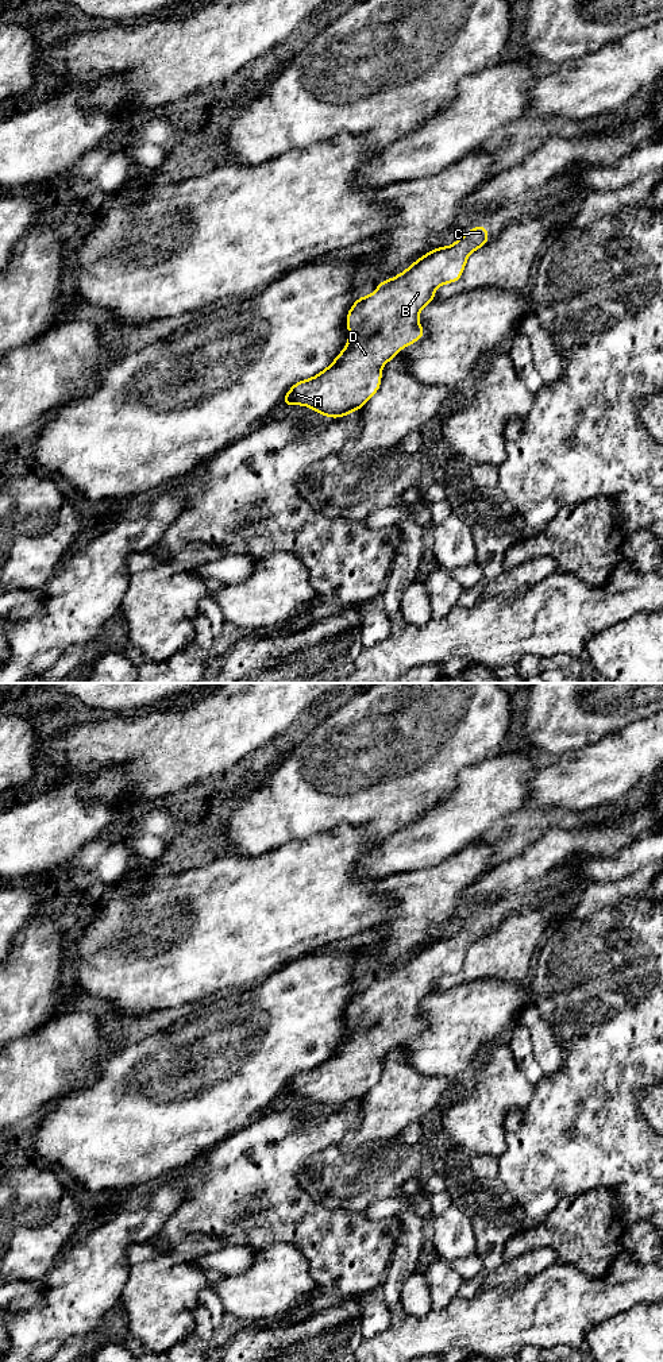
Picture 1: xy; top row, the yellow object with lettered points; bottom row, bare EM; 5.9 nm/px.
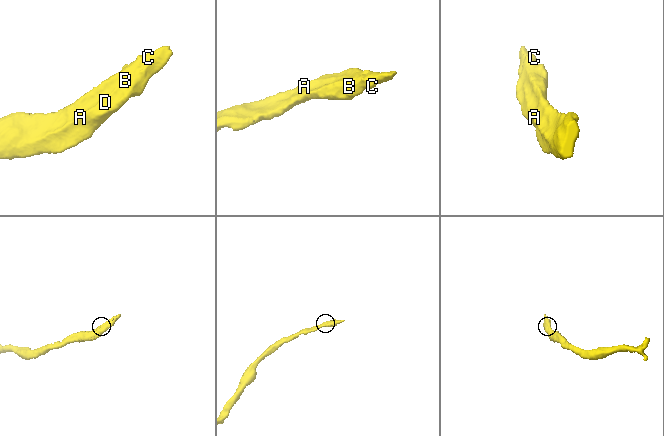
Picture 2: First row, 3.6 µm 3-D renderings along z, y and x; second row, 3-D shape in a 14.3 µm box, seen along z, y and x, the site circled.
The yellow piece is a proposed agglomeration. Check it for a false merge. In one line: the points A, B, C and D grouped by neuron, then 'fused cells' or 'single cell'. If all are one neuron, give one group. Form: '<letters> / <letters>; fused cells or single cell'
A B C D; single cell

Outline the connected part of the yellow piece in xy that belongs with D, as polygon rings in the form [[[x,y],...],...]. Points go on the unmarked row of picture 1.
[[[477,917],[454,935],[431,941],[405,962],[392,971],[383,971],[371,987],[358,989],[347,1003],[346,1015],[350,1029],[346,1038],[325,1061],[313,1069],[296,1073],[281,1095],[309,1097],[331,1110],[344,1108],[363,1099],[381,1079],[383,1056],[393,1052],[400,1041],[424,1027],[425,1022],[419,1015],[419,1003],[435,992],[436,979],[459,972],[469,946],[487,933],[486,917]]]

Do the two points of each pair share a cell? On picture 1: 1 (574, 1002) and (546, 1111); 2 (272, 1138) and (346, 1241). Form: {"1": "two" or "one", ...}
{"1": "one", "2": "one"}

